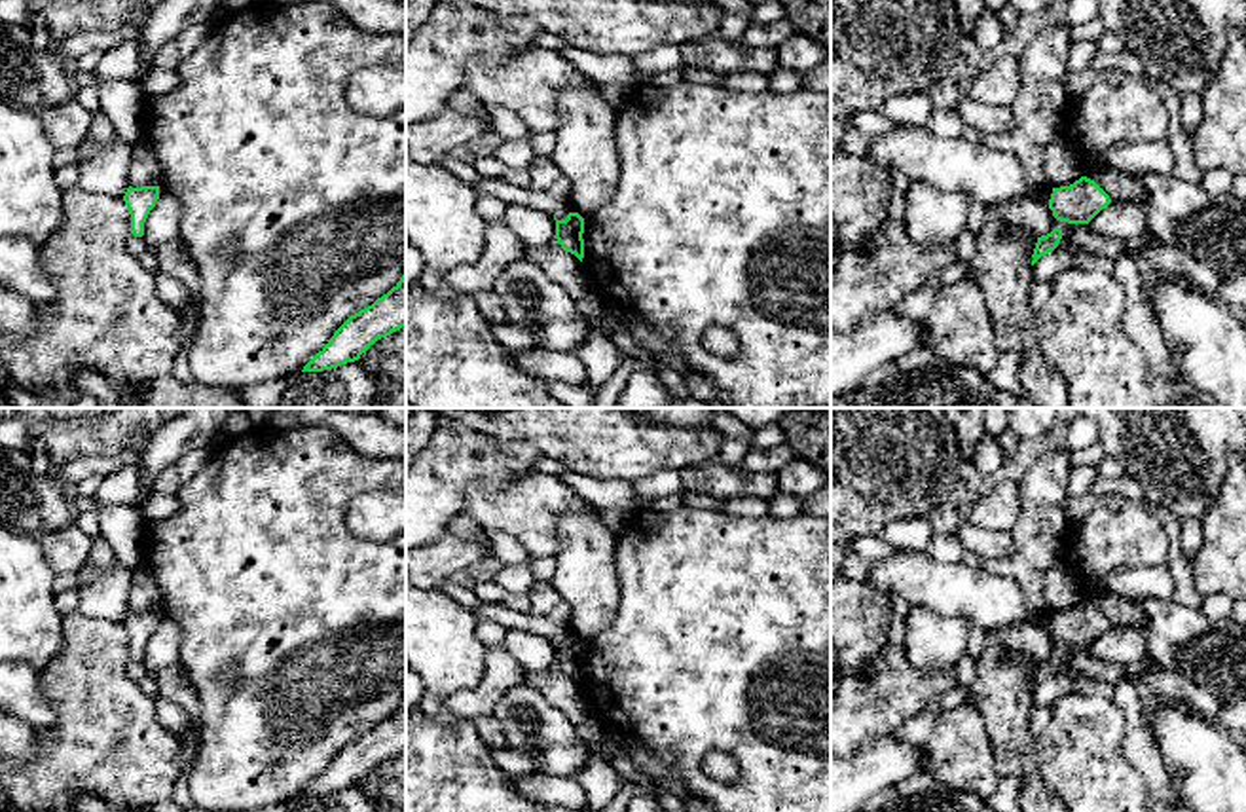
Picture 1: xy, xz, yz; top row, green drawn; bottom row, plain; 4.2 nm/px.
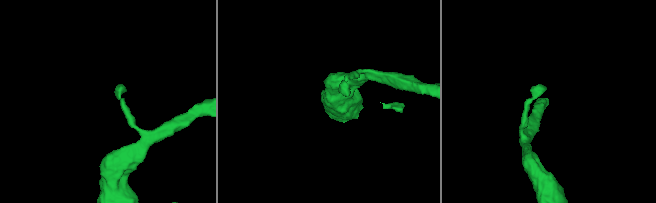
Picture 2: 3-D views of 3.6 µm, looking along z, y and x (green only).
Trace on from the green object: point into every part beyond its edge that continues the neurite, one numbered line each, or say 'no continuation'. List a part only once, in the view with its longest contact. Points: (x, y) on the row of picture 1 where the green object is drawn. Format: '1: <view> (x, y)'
no continuation

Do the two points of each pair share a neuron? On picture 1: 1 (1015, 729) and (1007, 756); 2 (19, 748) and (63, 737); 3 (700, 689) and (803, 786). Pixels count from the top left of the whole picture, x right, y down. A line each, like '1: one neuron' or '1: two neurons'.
1: one neuron
2: one neuron
3: one neuron

